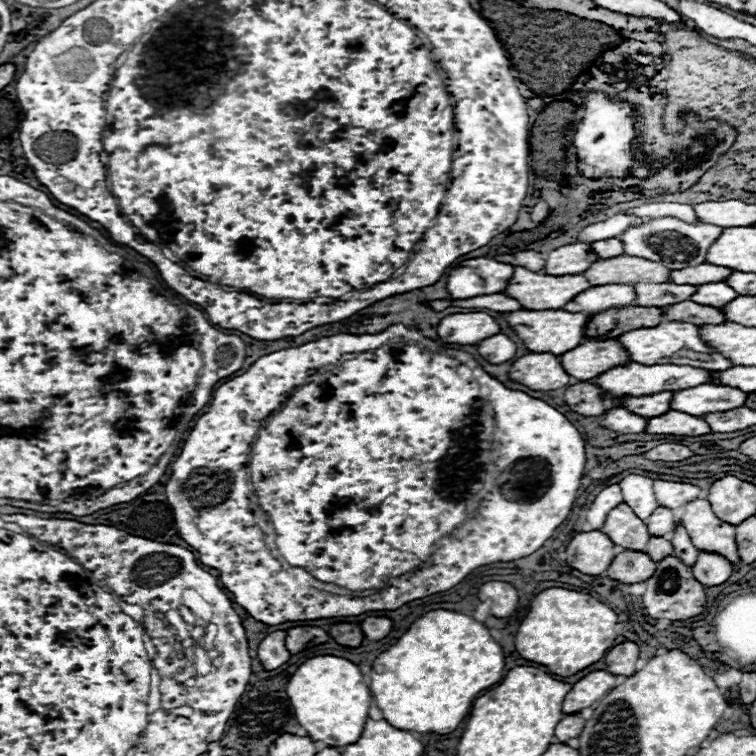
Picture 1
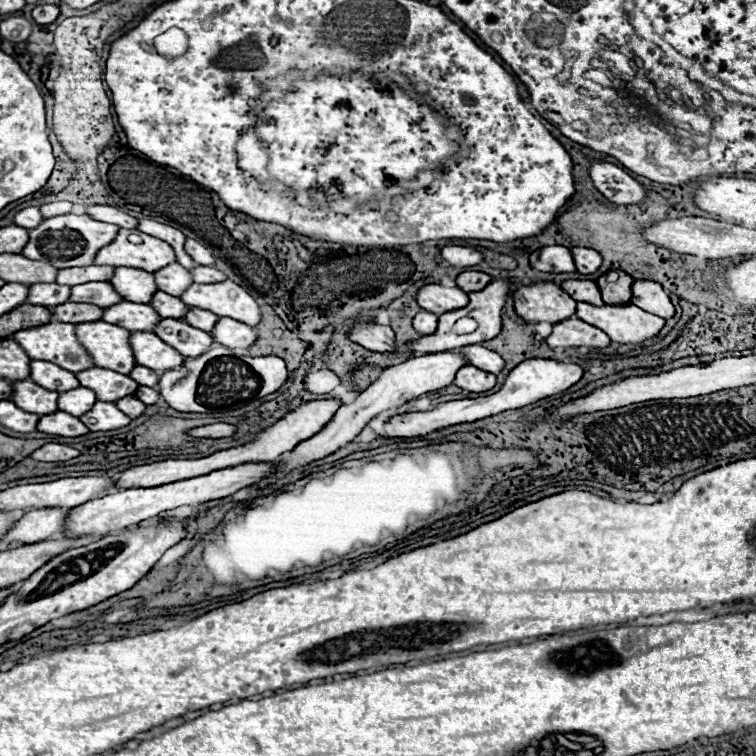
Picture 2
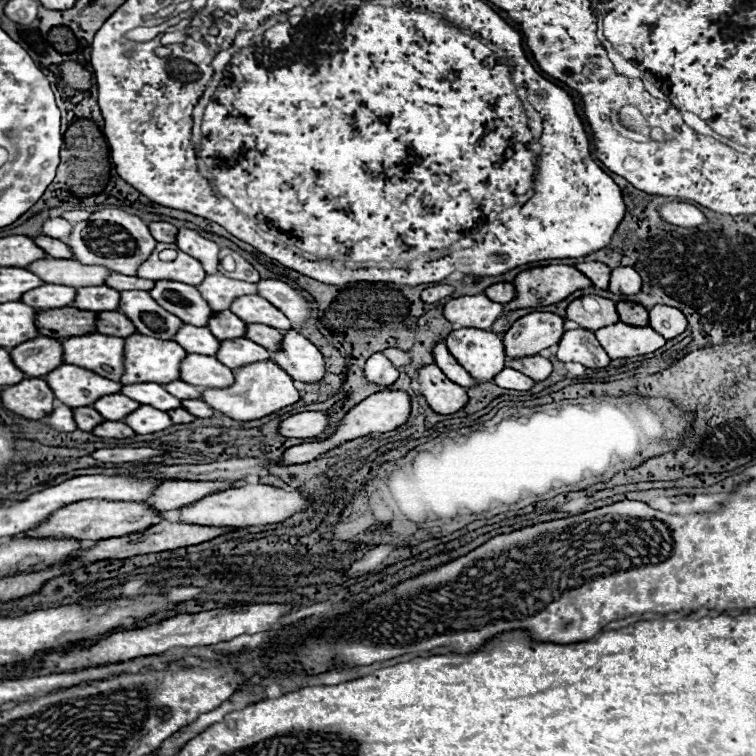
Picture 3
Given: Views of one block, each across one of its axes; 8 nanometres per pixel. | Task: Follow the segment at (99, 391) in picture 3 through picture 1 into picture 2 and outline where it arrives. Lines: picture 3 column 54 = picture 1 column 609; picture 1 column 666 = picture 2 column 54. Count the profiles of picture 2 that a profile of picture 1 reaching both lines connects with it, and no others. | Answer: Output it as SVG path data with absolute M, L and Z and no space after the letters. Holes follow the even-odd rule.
M46 360L30 362L30 380L42 384L42 388L54 388L56 392L66 392L70 388L78 388L80 384L72 372Z

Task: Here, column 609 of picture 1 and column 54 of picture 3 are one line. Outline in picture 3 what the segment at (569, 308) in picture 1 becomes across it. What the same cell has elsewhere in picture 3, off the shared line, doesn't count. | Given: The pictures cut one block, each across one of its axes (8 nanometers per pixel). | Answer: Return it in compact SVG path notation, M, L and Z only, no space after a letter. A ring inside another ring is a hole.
M44 284L40 288L34 288L22 296L22 302L36 308L36 310L50 310L50 308L62 308L66 304L72 304L76 296L76 290L62 284Z

